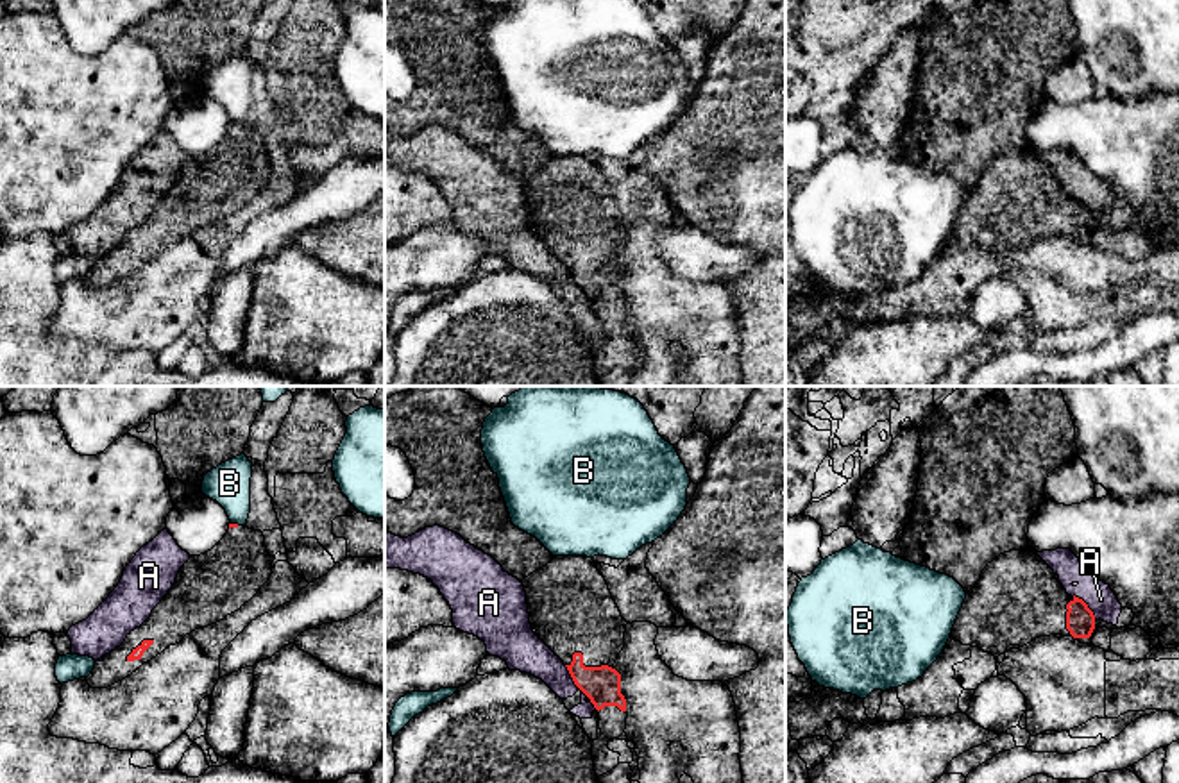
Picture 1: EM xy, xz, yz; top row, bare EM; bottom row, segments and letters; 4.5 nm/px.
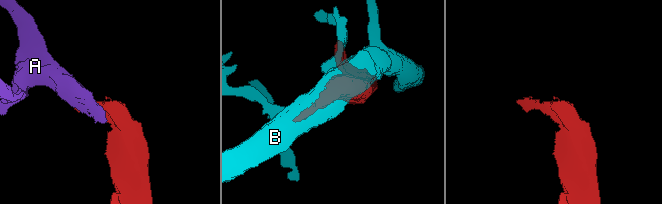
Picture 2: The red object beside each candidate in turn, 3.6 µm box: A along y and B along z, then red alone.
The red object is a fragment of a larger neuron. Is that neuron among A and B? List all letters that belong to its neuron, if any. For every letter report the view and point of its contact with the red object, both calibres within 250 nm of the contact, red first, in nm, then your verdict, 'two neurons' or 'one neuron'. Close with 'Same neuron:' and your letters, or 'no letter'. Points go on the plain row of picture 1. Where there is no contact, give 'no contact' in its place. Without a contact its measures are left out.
A: yz (1086, 204) | 130/140 nm | two neurons
B: xy (235, 124) | 20/190 nm | two neurons
Same neuron: no letter

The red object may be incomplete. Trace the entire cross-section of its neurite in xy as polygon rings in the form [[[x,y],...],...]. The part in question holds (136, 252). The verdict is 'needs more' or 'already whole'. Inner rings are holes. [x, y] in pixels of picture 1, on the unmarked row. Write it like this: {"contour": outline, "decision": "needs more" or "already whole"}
{"contour": [[[229,123],[211,150],[190,156],[150,216],[120,247],[95,261],[88,284],[107,288],[191,231],[238,211],[268,181],[274,159],[261,130]]], "decision": "needs more"}

